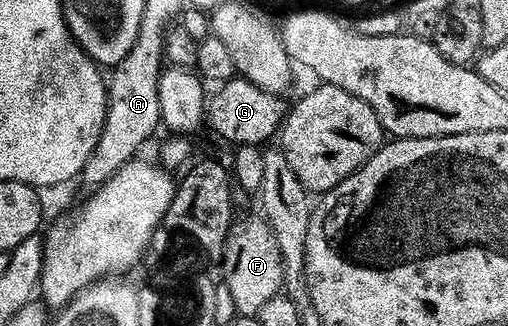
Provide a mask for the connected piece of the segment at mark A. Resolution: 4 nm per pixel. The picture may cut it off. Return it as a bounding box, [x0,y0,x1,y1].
[81,24,168,188]

